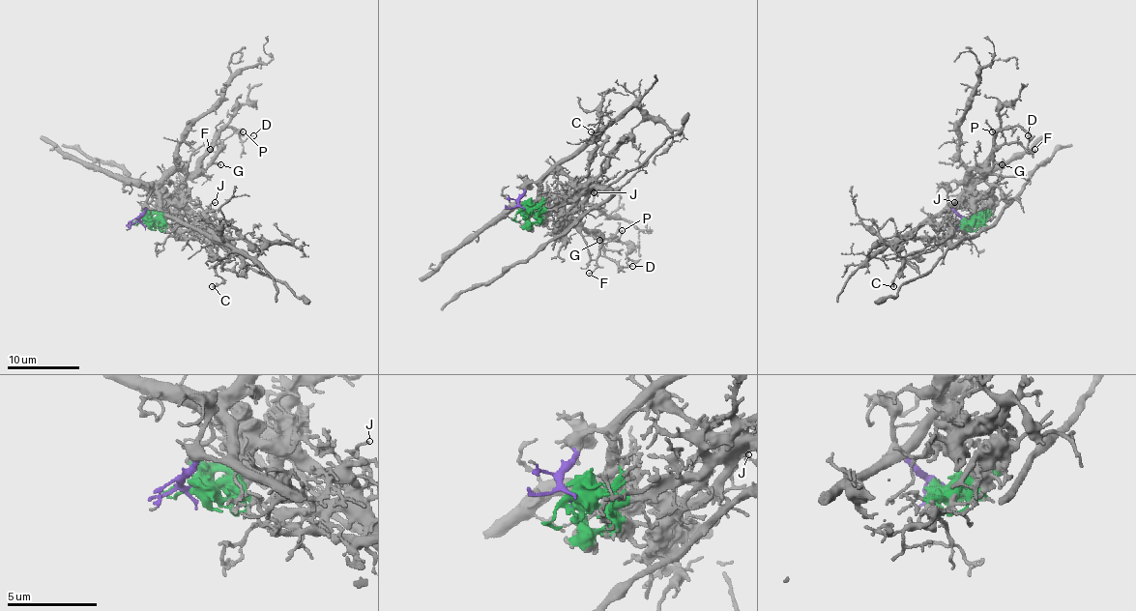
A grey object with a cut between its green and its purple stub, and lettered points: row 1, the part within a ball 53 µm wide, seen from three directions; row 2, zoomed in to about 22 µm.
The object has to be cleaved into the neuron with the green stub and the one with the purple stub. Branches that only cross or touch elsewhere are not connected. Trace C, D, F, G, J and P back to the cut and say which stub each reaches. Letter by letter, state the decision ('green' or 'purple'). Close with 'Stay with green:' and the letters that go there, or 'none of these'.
C: green
D: purple
F: purple
G: purple
J: green
P: purple
Stay with green: C, J

